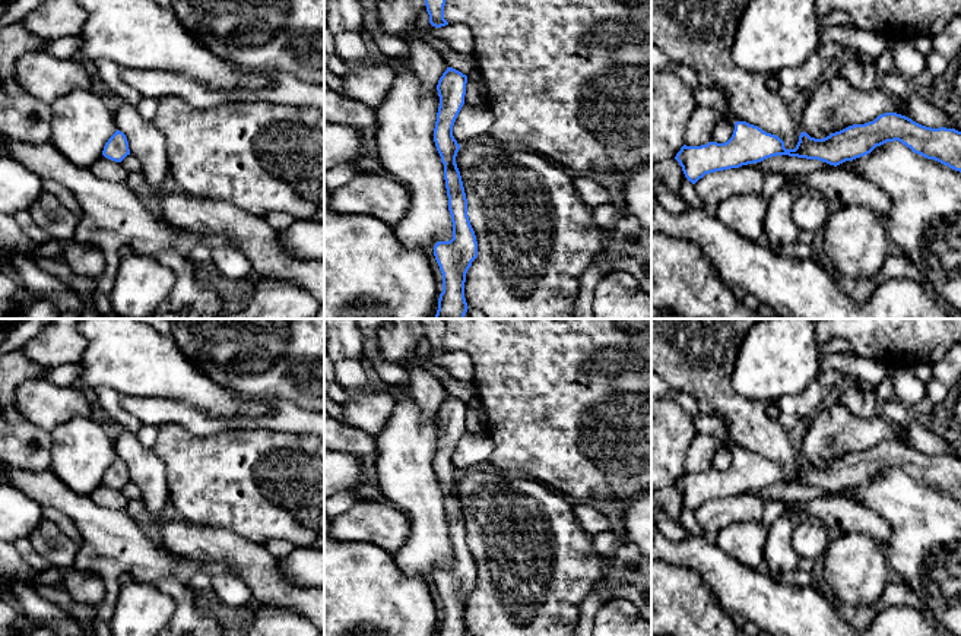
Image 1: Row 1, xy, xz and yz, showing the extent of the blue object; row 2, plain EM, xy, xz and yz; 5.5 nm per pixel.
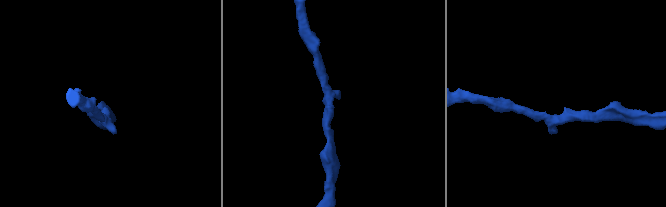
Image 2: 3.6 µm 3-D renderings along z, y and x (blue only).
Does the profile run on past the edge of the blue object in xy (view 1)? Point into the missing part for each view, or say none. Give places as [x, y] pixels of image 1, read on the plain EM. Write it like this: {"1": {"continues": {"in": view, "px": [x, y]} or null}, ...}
{"1": {"continues": null}}

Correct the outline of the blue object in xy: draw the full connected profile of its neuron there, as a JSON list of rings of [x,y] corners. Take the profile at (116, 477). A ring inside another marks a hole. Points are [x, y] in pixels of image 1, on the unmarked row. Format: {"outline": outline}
{"outline": [[[115,458],[115,461],[105,471],[102,482],[115,490],[121,490],[127,482],[130,482],[126,462]]]}

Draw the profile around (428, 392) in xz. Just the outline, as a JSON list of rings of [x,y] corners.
[[[405,363],[410,374],[409,393],[419,406],[422,417],[429,420],[437,415],[440,405],[447,398],[444,383],[432,373]]]

